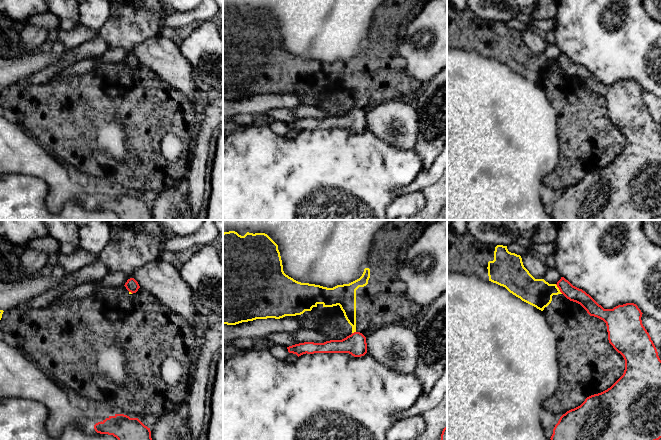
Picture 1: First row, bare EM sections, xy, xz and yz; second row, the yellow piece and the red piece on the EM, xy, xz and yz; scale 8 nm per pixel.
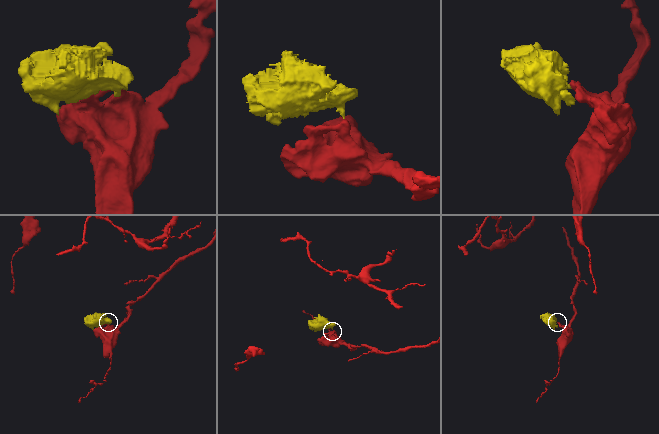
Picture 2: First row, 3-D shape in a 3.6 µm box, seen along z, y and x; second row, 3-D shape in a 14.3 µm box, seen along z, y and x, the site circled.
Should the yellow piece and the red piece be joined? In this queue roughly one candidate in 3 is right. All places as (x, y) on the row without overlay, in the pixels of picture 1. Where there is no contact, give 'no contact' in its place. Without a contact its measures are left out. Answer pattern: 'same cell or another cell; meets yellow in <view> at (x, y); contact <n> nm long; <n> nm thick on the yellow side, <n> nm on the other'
another cell; meets yellow in yz at (558, 65); contact 100 nm long; 220 nm thick on the yellow side, 120 nm on the other

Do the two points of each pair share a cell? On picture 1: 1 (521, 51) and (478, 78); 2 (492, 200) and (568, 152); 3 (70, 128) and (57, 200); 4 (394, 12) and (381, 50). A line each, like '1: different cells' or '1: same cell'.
1: different cells
2: different cells
3: different cells
4: same cell

